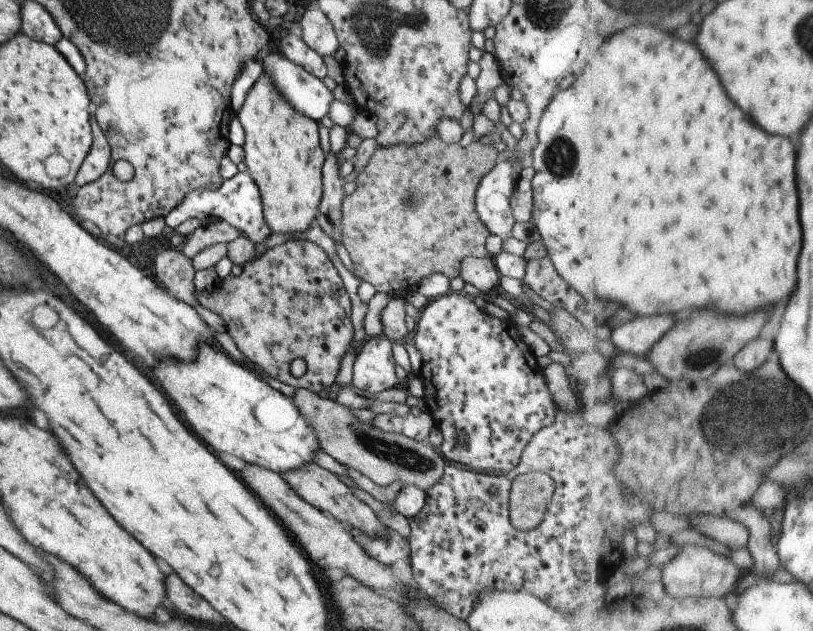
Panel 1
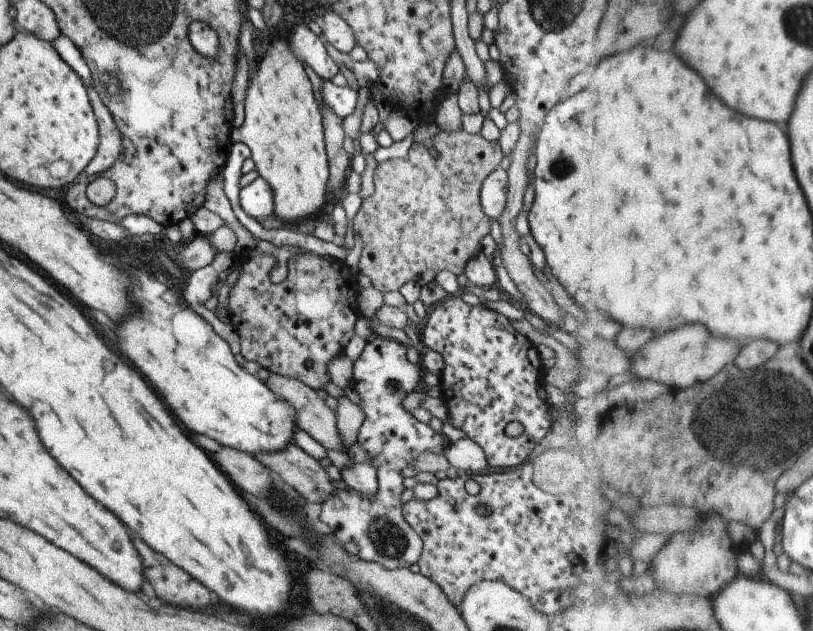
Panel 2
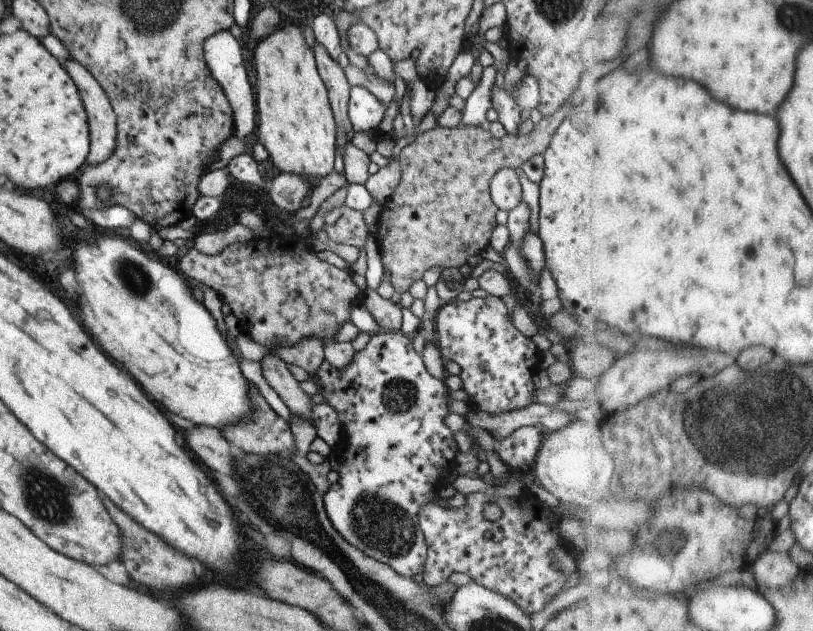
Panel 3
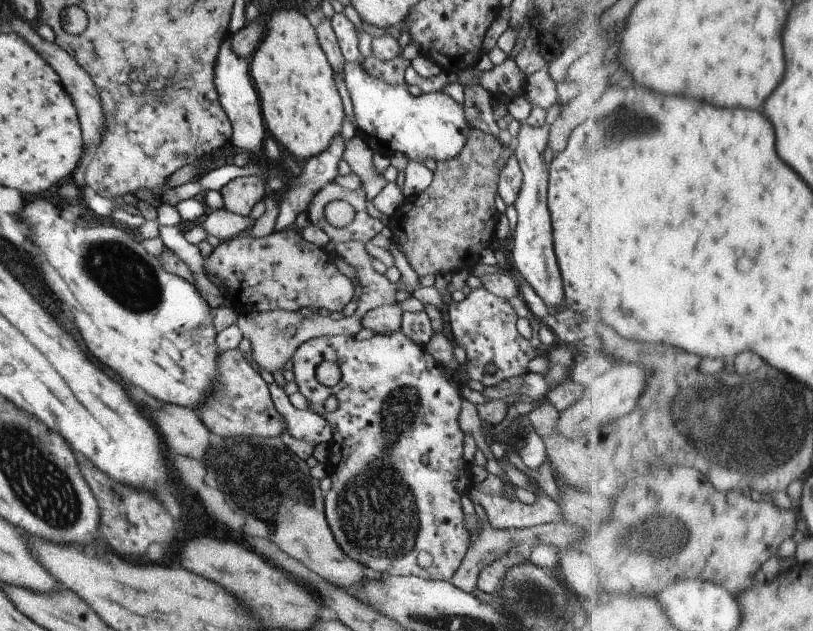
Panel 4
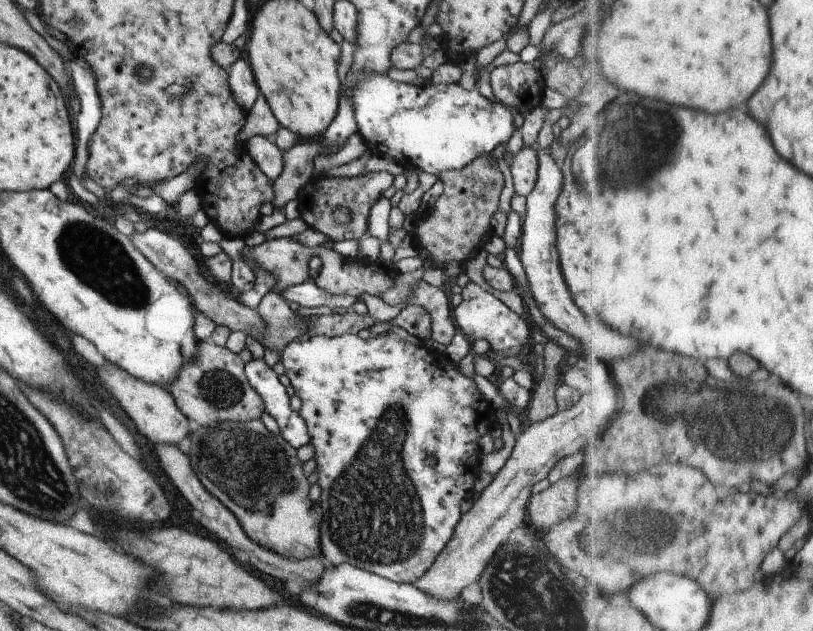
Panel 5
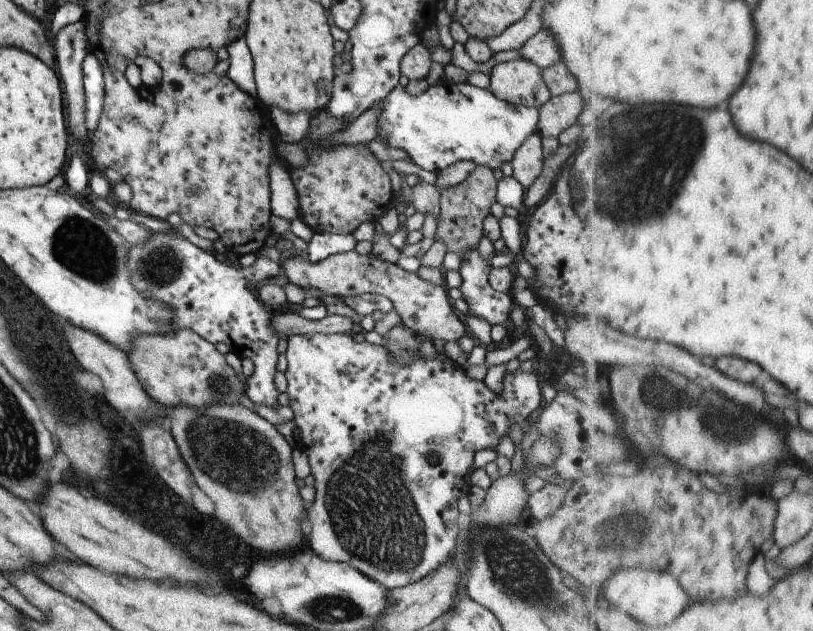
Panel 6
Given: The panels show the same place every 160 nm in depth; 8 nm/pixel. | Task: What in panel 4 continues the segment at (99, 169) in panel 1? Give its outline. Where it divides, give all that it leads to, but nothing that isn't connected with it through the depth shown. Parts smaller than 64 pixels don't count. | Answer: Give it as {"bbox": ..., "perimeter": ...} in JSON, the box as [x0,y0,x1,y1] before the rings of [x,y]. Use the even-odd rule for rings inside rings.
{"bbox":[8,17,104,148],"perimeter":[[[13,17],[8,22],[8,26],[10,26],[12,33],[16,33],[20,38],[23,38],[56,71],[56,74],[60,77],[60,82],[71,96],[76,107],[83,141],[89,147],[94,146],[96,148],[102,140],[104,113],[99,90],[95,82],[92,82],[91,76],[63,48],[60,48],[55,42],[51,43],[44,40],[24,19]]]}

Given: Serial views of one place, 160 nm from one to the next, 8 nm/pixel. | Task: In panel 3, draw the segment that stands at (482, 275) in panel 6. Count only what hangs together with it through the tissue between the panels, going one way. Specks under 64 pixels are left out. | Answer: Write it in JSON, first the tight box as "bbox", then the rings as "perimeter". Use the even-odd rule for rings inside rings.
{"bbox":[436,295,541,414],"perimeter":[[[488,295],[486,298],[472,297],[468,301],[450,301],[440,307],[436,318],[436,345],[444,361],[452,360],[462,368],[460,378],[465,390],[472,398],[467,403],[473,410],[480,409],[488,414],[500,414],[534,402],[533,376],[540,370],[541,352],[531,338],[524,336],[512,323],[510,312],[502,297]]]}

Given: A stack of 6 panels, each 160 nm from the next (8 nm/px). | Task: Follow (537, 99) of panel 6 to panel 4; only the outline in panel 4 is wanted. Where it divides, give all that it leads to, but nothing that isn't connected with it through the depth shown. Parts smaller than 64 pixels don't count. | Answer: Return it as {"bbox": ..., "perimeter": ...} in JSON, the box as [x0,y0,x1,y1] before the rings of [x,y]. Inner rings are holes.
{"bbox":[479,57,528,103],"perimeter":[[[512,57],[479,74],[479,83],[500,103],[509,103],[515,96],[524,96],[528,76],[517,67]]]}

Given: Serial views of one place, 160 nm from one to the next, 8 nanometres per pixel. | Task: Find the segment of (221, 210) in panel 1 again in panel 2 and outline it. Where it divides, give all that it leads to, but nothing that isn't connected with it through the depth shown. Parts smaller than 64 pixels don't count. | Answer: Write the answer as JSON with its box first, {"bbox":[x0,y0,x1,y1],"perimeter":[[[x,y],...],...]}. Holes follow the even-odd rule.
{"bbox":[240,170,275,221],"perimeter":[[[257,170],[242,174],[240,177],[240,202],[242,208],[259,221],[274,216],[275,202],[273,188]]]}

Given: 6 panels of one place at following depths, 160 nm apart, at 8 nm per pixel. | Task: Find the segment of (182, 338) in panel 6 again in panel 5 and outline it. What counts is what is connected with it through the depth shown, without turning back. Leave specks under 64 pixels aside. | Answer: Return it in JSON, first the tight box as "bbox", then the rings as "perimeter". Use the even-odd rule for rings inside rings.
{"bbox":[165,340,263,427],"perimeter":[[[198,340],[196,354],[191,361],[188,361],[176,375],[176,378],[165,386],[165,389],[172,394],[176,400],[177,407],[185,414],[194,425],[211,427],[216,423],[224,421],[254,420],[258,417],[259,412],[263,411],[263,400],[256,394],[252,385],[248,382],[245,375],[245,363],[240,356],[221,347],[209,340]]]}

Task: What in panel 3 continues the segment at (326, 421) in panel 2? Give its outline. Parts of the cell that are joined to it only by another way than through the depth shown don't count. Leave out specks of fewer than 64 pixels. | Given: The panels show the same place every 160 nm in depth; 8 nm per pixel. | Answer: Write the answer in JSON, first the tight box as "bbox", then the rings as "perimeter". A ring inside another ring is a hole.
{"bbox":[259,353,314,424],"perimeter":[[[268,353],[260,359],[259,363],[266,380],[291,412],[307,417],[313,424],[311,412],[314,403],[310,396],[300,389],[299,382],[290,373],[284,360],[273,353]]]}

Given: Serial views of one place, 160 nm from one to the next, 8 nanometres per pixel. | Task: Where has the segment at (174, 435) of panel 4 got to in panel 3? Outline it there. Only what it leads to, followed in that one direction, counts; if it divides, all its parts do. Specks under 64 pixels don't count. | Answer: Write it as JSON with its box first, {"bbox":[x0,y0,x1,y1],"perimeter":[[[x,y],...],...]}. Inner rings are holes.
{"bbox":[186,426,232,474],"perimeter":[[[194,426],[192,430],[186,432],[186,444],[194,452],[194,456],[212,472],[220,474],[232,472],[230,444],[216,428]]]}

